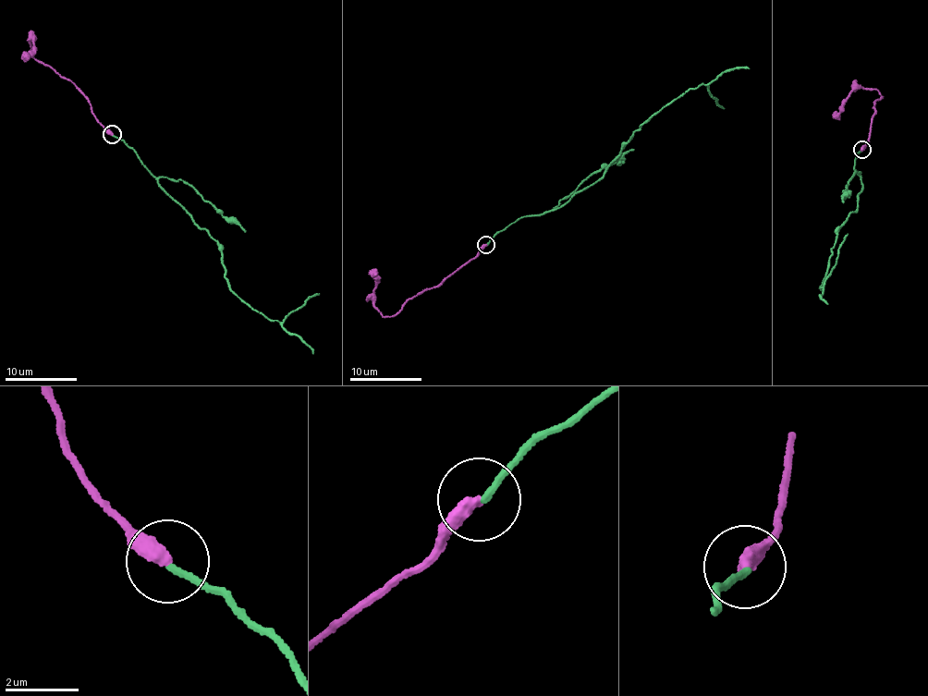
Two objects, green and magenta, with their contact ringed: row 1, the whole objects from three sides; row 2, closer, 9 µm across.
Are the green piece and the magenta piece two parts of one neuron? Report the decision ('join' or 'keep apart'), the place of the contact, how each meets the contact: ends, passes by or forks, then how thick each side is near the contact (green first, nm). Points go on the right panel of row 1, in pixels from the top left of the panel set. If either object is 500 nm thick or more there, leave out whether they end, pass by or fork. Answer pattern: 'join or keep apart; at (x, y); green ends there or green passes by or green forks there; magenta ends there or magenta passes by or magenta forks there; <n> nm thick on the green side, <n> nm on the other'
keep apart; at (861, 149); green ends there; magenta ends there; 170 nm thick on the green side, 420 nm on the other

